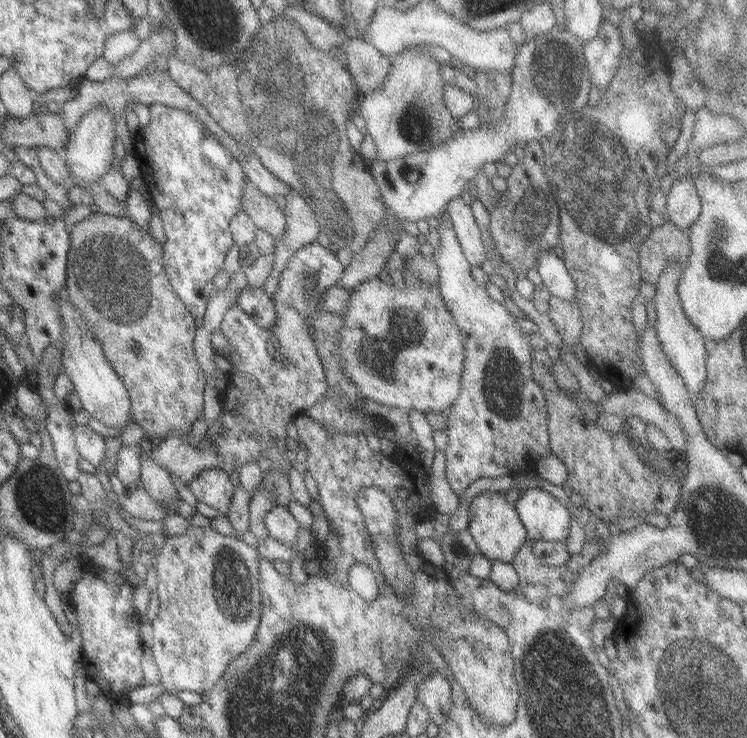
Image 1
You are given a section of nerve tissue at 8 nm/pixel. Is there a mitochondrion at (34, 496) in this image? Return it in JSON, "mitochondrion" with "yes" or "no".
{"mitochondrion":"yes"}

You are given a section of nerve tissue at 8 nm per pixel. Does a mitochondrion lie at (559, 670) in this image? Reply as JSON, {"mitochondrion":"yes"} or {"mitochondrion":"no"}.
{"mitochondrion":"yes"}

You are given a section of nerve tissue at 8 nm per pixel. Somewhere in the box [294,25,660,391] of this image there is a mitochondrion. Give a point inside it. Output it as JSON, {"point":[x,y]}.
{"point":[597,189]}

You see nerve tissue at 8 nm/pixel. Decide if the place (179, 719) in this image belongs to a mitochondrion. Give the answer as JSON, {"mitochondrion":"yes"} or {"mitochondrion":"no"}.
{"mitochondrion":"no"}

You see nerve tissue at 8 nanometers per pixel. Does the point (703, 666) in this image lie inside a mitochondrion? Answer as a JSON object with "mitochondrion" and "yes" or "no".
{"mitochondrion":"yes"}

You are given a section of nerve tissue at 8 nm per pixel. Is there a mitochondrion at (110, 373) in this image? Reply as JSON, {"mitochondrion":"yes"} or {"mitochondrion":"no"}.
{"mitochondrion":"no"}

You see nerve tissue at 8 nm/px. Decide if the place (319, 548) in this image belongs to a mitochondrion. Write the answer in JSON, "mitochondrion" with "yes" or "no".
{"mitochondrion":"no"}

